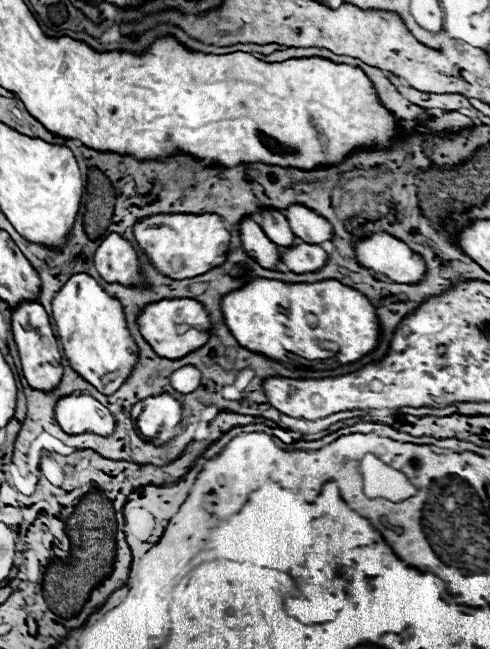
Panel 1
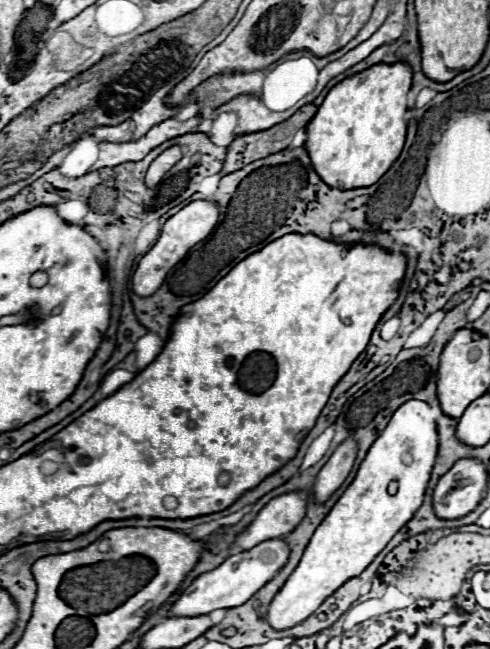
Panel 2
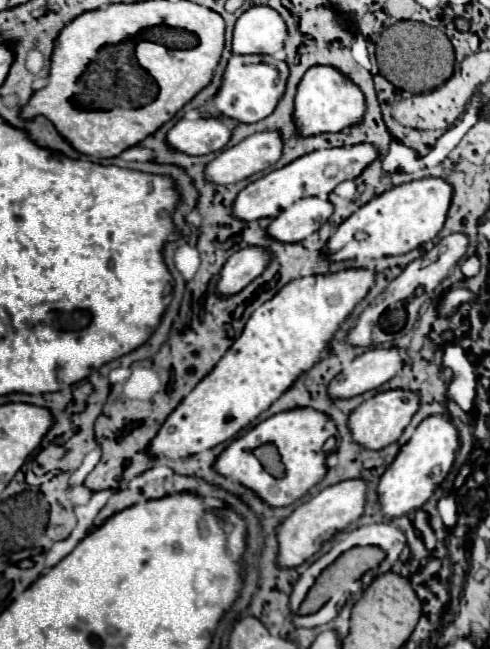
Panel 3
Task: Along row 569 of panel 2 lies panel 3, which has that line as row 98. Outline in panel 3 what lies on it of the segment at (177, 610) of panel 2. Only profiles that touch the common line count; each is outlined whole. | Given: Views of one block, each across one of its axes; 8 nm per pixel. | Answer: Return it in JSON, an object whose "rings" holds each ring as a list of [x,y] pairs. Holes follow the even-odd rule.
{"rings":[[[234,54],[228,60],[224,82],[214,98],[214,106],[218,114],[224,114],[240,124],[258,122],[270,116],[278,106],[286,90],[288,74],[290,66],[284,60],[276,60],[272,56],[256,56],[256,54]]]}

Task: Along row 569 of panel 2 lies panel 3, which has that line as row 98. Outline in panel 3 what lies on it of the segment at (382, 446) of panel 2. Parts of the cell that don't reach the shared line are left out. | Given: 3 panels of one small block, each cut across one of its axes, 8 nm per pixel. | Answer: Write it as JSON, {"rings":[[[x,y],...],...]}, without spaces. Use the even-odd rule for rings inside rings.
{"rings":[[[312,66],[298,84],[296,92],[296,124],[302,136],[314,136],[322,132],[342,132],[356,124],[362,124],[366,114],[366,98],[348,76],[334,66]]]}

